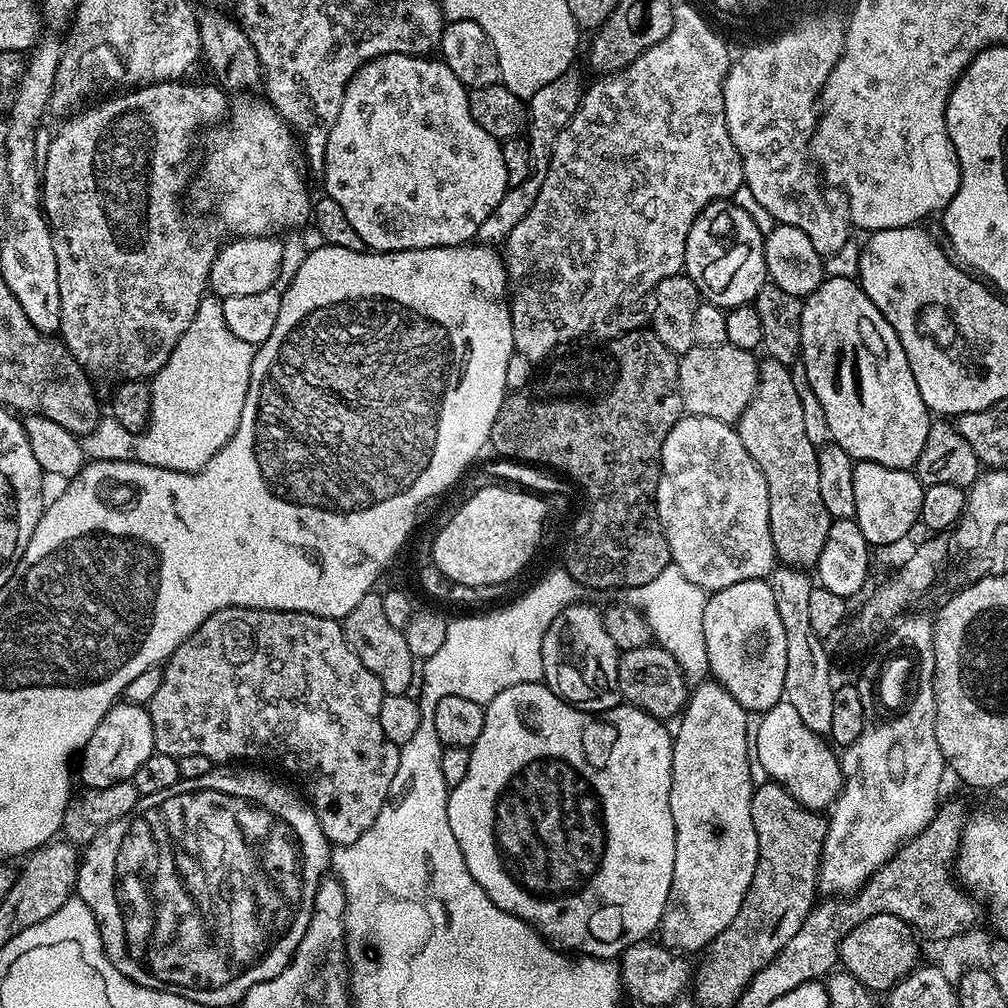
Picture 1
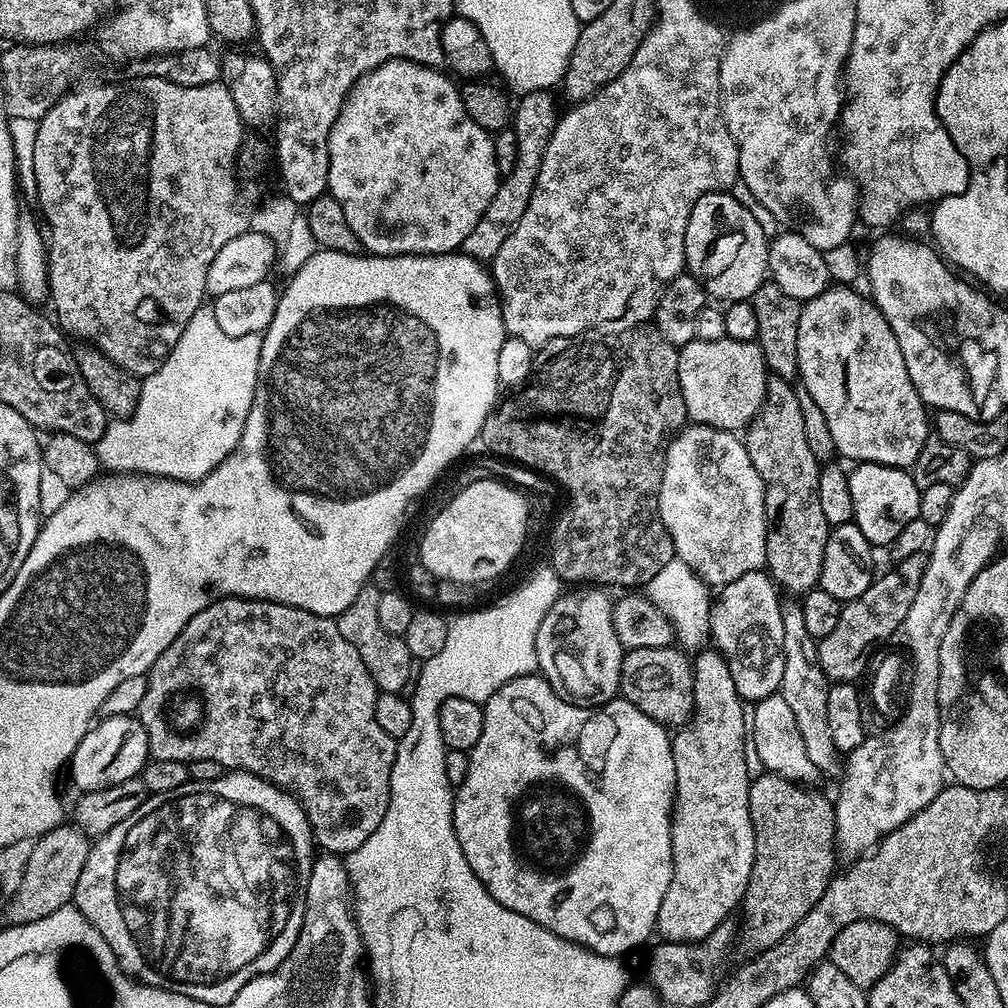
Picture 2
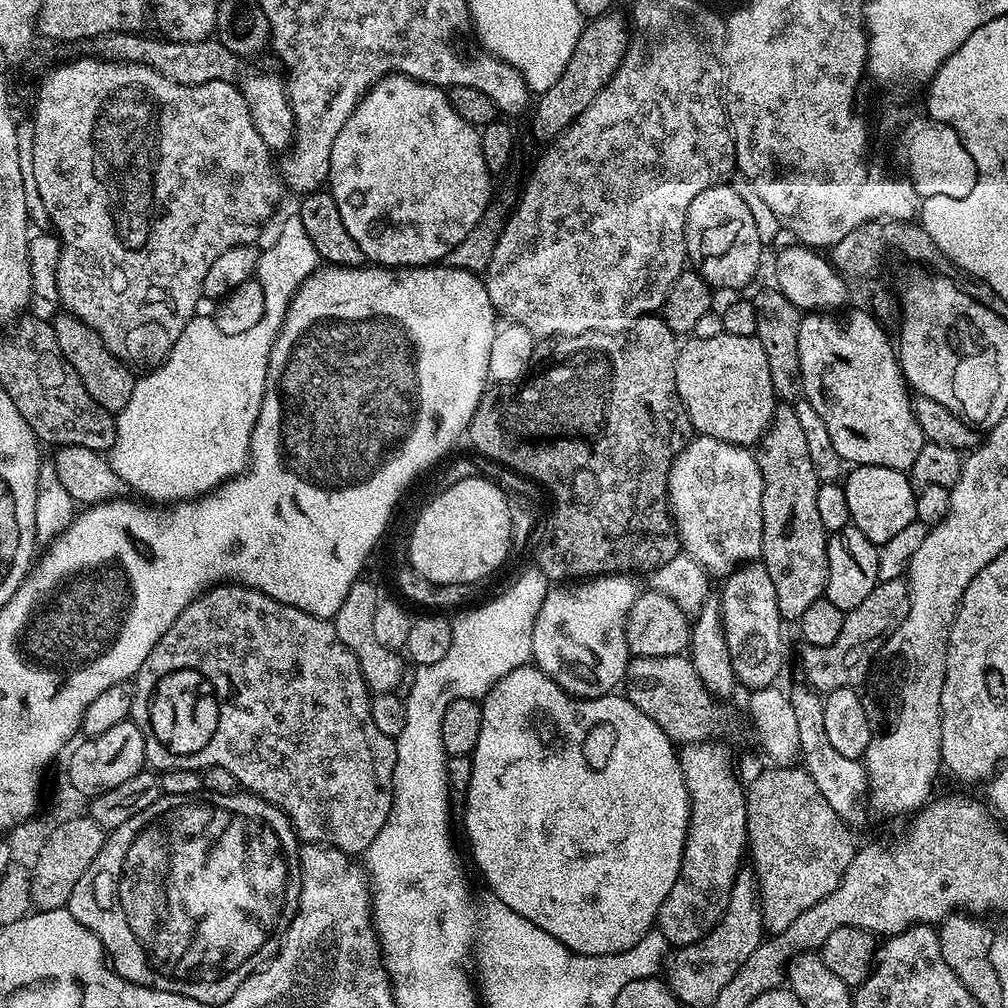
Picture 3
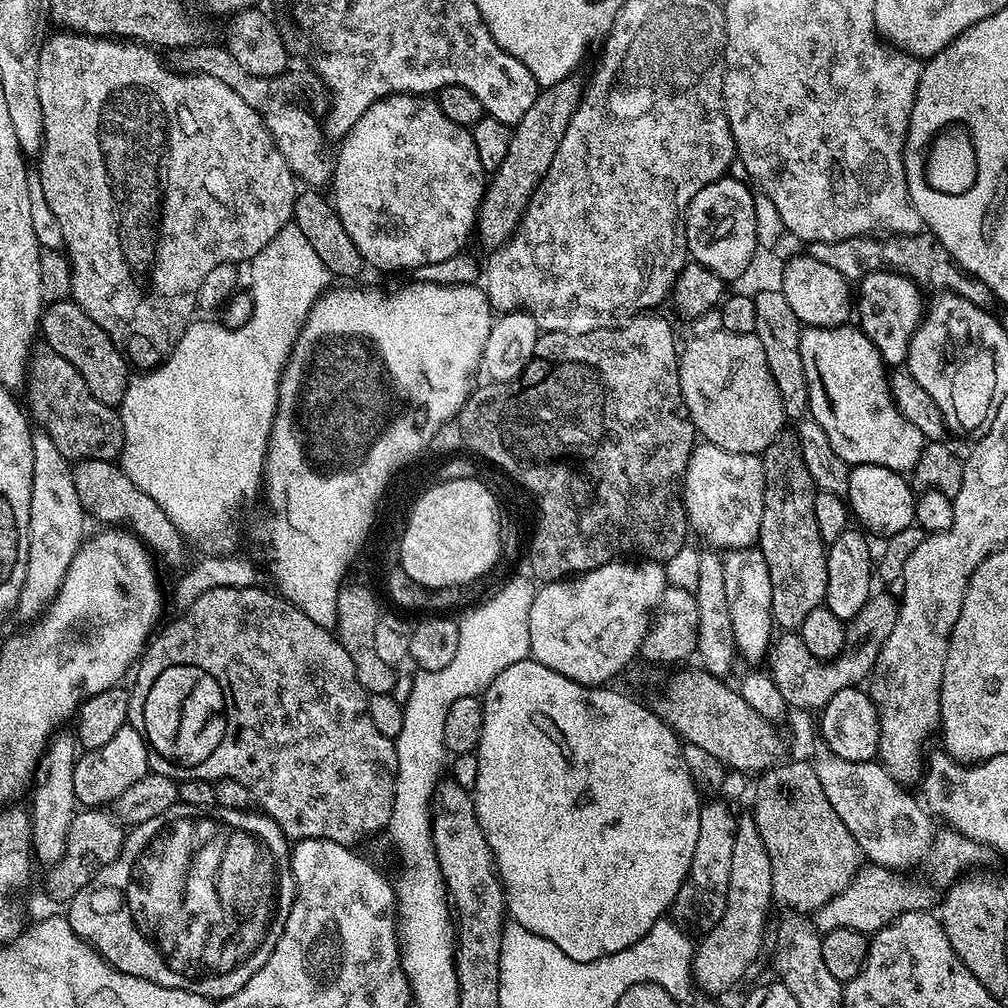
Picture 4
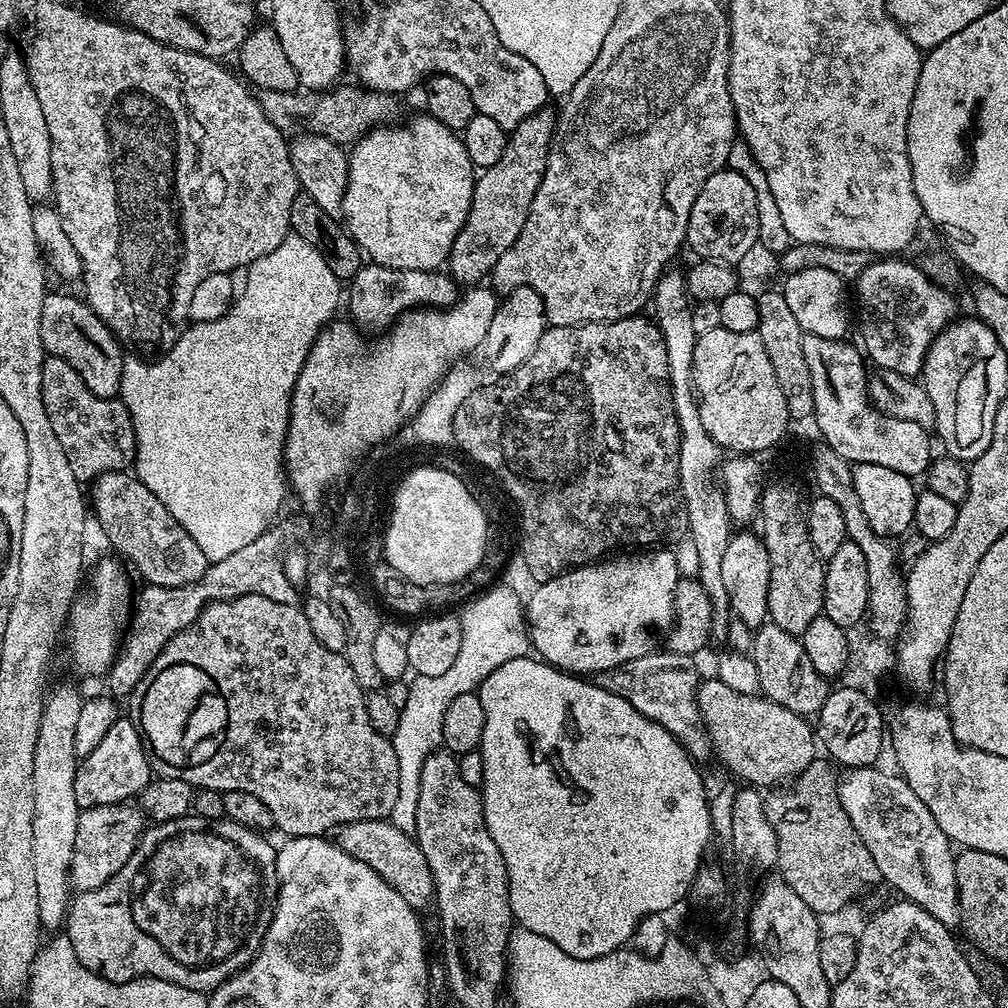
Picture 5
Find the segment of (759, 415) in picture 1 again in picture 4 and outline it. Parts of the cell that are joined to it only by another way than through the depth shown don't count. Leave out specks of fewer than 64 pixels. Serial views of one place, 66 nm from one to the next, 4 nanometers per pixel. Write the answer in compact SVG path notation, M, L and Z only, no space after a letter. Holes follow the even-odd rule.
M781 438L762 453L764 462L764 509L758 547L770 566L772 618L780 630L799 630L806 614L821 607L826 594L828 550L814 519L816 483L802 462L799 443Z

